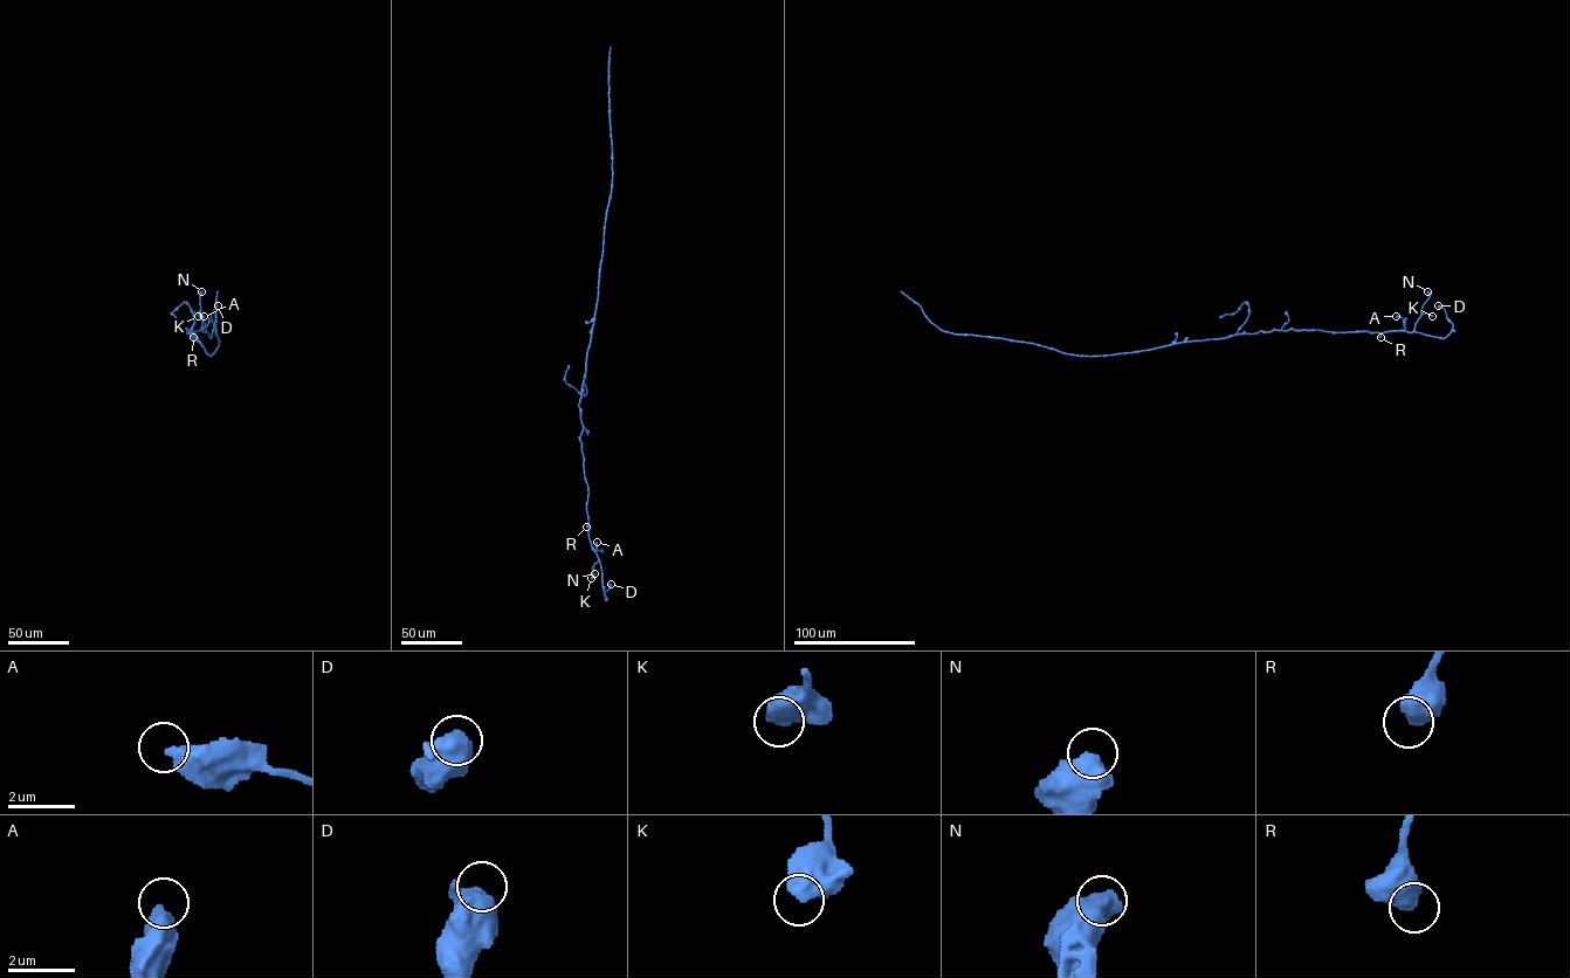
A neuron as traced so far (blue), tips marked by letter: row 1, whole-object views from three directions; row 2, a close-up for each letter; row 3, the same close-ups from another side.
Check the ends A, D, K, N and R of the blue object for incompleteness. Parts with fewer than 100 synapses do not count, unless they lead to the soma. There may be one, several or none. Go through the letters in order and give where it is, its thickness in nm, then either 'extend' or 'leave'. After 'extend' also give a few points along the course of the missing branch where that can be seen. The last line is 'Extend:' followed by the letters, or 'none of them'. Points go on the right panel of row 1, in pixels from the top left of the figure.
A: (1396, 316) | 500 nm | leave
D: (1438, 305) | 700 nm | leave
K: (1432, 316) | 650 nm | leave
N: (1427, 291) | 800 nm | leave
R: (1381, 337) | 700 nm | leave
Extend: none of them

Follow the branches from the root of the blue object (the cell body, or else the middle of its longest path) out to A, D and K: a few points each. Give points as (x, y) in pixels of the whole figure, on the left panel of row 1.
A: (198, 342), (185, 331), (200, 330), (204, 316)
D: (198, 342), (185, 331), (201, 330), (209, 338), (214, 329), (211, 314), (218, 305)
K: (198, 342), (185, 331), (205, 331), (199, 314), (198, 316)

